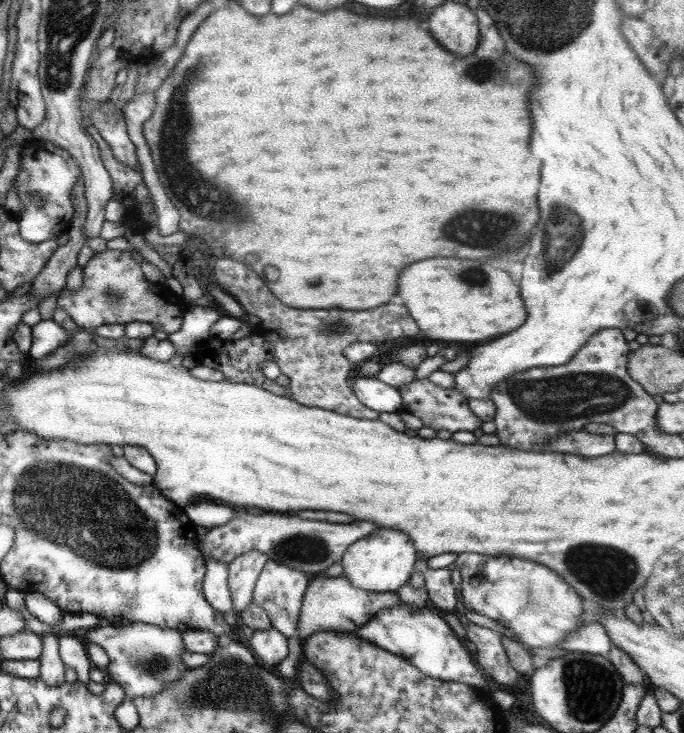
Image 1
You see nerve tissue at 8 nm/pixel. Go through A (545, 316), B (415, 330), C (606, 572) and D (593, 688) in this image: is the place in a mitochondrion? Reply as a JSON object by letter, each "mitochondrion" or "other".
{"A":"other","B":"other","C":"mitochondrion","D":"mitochondrion"}

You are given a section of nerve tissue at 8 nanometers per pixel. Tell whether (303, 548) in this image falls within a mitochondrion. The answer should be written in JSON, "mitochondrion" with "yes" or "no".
{"mitochondrion":"yes"}

